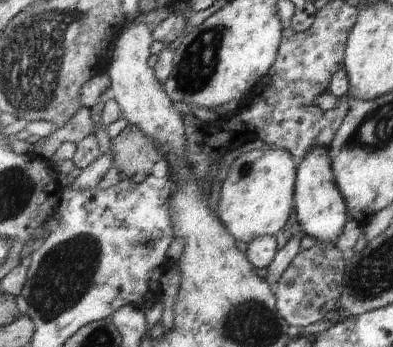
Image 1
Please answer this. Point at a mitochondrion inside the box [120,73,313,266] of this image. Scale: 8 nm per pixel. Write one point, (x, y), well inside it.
(246, 169)

